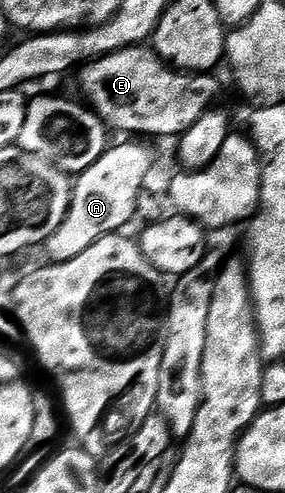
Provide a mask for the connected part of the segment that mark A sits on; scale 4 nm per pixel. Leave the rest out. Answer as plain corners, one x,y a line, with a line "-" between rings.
113,143
86,171
75,177
72,186
72,201
64,221
46,242
49,261
61,264
70,258
78,258
82,250
94,246
98,238
119,233
136,216
138,194
145,191
144,179
152,168
152,152
147,143

